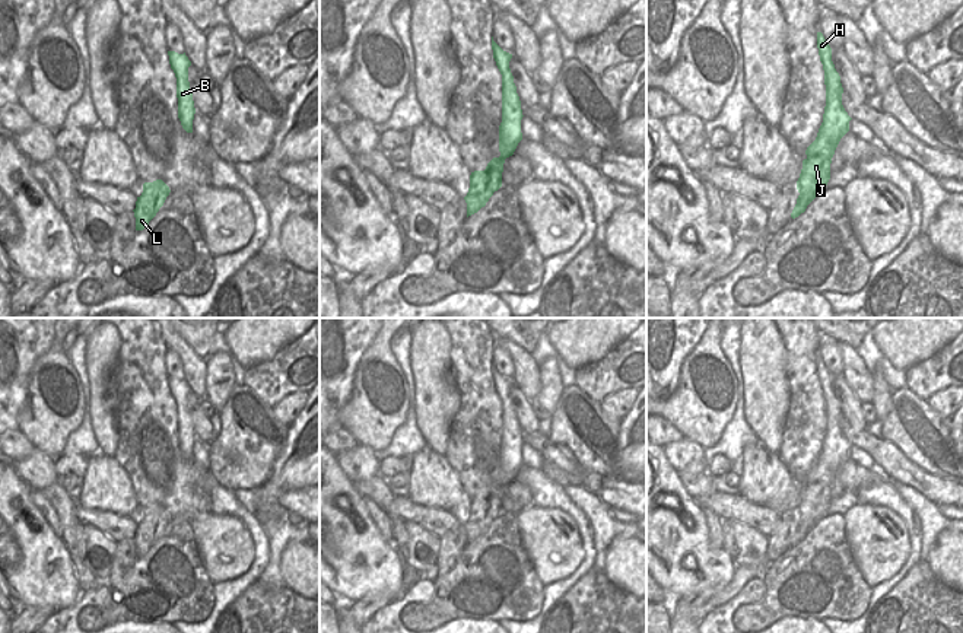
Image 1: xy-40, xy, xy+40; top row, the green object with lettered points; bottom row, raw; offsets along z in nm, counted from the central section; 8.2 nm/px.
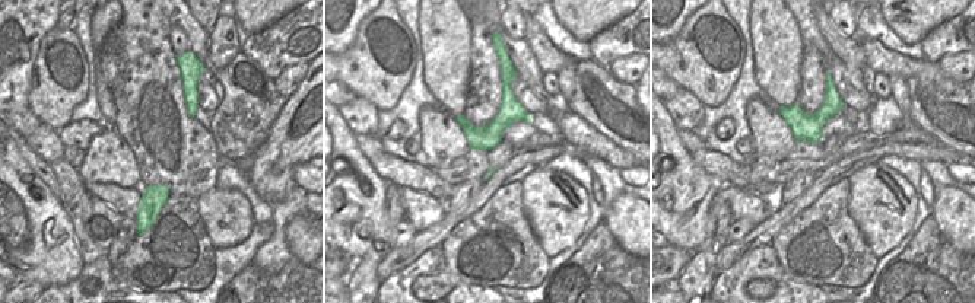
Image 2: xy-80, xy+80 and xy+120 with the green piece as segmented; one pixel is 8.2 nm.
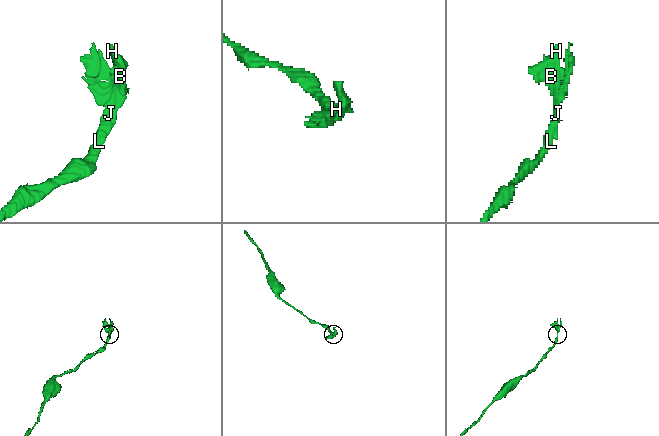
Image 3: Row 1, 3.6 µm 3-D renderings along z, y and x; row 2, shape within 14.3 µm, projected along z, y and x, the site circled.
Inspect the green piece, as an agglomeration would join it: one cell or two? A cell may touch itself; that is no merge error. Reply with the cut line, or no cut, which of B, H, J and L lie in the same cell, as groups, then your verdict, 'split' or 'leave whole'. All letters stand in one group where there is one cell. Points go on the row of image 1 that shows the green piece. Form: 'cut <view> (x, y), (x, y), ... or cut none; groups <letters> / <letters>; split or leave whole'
cut xy+40 (807, 156), (828, 156), (830, 159); groups B H / J L; split

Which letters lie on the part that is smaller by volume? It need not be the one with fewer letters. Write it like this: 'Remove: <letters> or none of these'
Remove: B, H

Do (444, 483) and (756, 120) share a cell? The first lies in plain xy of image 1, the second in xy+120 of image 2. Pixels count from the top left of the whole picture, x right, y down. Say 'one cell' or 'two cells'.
one cell

